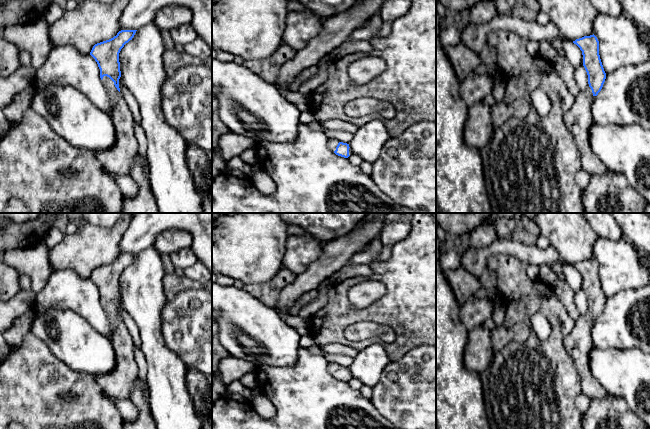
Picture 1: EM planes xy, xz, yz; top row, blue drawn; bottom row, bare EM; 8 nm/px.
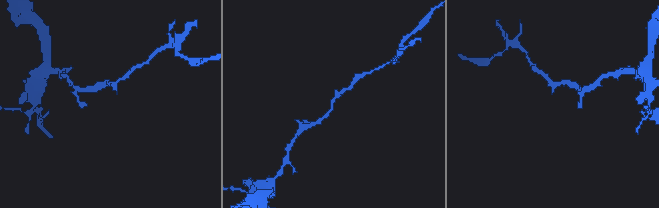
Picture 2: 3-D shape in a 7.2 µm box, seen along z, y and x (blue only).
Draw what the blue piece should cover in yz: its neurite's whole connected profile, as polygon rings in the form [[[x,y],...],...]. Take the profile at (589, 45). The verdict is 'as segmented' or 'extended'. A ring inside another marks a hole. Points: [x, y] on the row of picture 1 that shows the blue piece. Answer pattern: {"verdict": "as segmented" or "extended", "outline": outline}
{"verdict": "extended", "outline": [[[593,34],[576,39],[573,43],[582,51],[589,86],[575,97],[572,107],[564,114],[564,122],[579,149],[582,169],[590,175],[602,175],[608,169],[589,143],[589,132],[595,123],[592,115],[593,97],[601,91],[606,79],[599,55],[599,41]]]}

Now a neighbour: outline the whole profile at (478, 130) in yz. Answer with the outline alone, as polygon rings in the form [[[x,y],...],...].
[[[479,101],[468,107],[464,141],[469,147],[481,151],[485,146],[490,145],[494,132],[490,106]]]

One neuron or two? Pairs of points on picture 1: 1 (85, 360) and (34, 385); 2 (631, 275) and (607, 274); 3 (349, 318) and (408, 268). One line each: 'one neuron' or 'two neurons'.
1: two neurons
2: one neuron
3: one neuron

